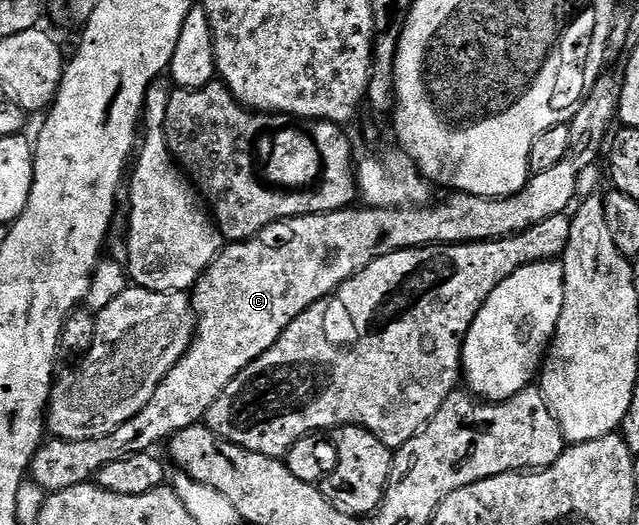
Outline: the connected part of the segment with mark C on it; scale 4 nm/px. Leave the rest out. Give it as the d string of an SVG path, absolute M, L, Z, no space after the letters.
M603 75L598 78L590 90L588 90L586 98L582 100L578 110L574 112L574 118L568 122L570 127L570 150L568 155L564 155L564 159L560 159L560 163L556 163L556 167L552 167L550 173L536 173L527 181L525 187L513 197L477 197L471 193L454 193L451 196L451 201L444 205L438 206L436 209L431 207L407 207L405 209L372 209L369 207L351 207L349 209L341 209L339 213L317 213L316 215L304 215L303 217L289 217L283 221L272 223L256 237L250 238L248 241L235 241L227 244L219 253L218 258L202 272L202 278L194 284L192 292L189 294L191 305L194 306L194 319L196 328L194 331L194 342L190 345L190 350L180 359L180 363L176 363L176 367L172 371L168 371L168 375L160 383L160 387L156 387L156 395L152 395L152 399L148 399L148 407L144 407L144 411L140 411L140 415L136 415L132 419L128 419L128 423L124 423L116 431L112 431L106 437L100 439L88 439L87 441L60 441L57 439L47 440L36 451L36 455L32 459L28 470L29 480L39 486L46 495L59 493L68 487L76 487L77 485L87 484L91 479L97 478L98 472L104 467L108 467L108 463L119 461L125 457L131 457L137 453L149 453L161 443L169 442L171 437L174 437L180 431L184 431L188 427L199 424L205 418L206 413L212 407L212 403L216 403L216 399L220 399L220 395L224 391L224 387L228 387L228 383L232 383L232 379L236 379L236 375L240 375L240 371L244 371L244 367L248 367L256 359L260 359L260 355L264 355L276 343L276 339L280 339L280 335L287 327L294 322L308 307L312 307L317 301L326 301L333 294L334 290L339 285L343 285L348 279L352 279L360 271L364 271L364 267L368 267L368 263L372 263L377 257L383 257L389 253L394 253L397 249L421 249L423 245L472 245L476 241L500 241L504 237L515 237L517 233L528 231L532 227L536 227L536 223L544 223L544 219L552 219L552 215L560 215L566 213L567 210L575 204L577 193L577 180L580 178L580 171L584 171L584 167L595 164L599 159L598 156L603 156L604 146L607 144L608 138L611 136L612 128L610 124L615 124L618 116L618 104L620 103L620 95L622 94L622 86L619 78L616 76L609 77Z

